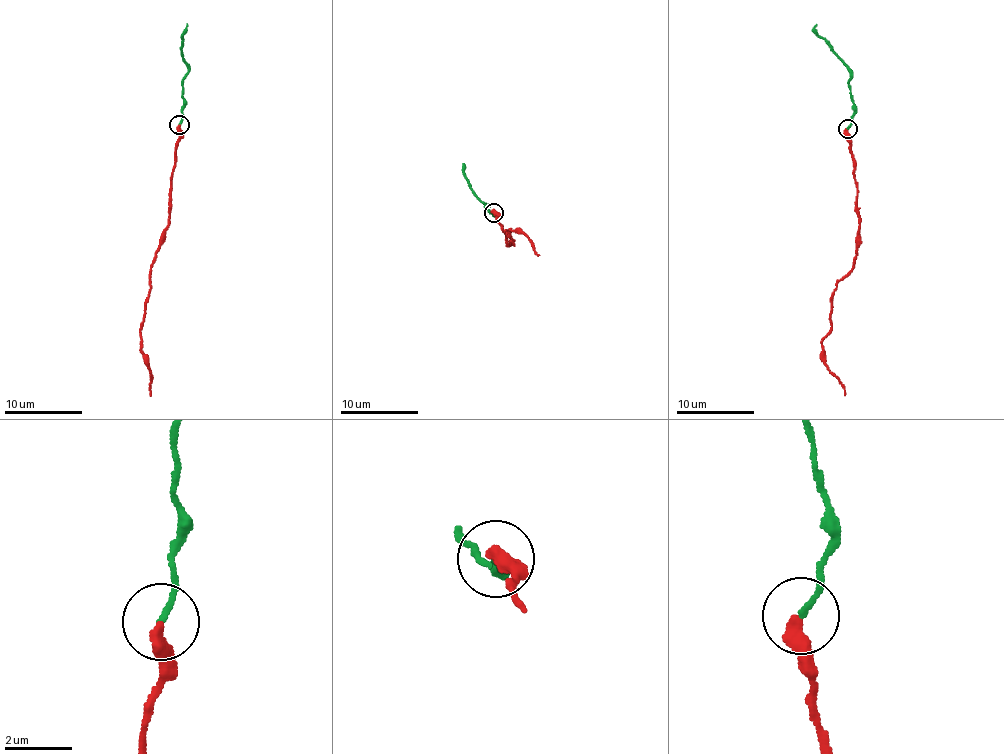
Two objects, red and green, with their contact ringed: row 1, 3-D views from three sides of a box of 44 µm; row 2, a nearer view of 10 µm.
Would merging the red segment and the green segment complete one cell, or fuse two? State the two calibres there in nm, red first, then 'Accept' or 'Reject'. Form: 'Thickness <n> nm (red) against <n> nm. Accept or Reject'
Thickness 400 nm (red) against 160 nm. Accept

